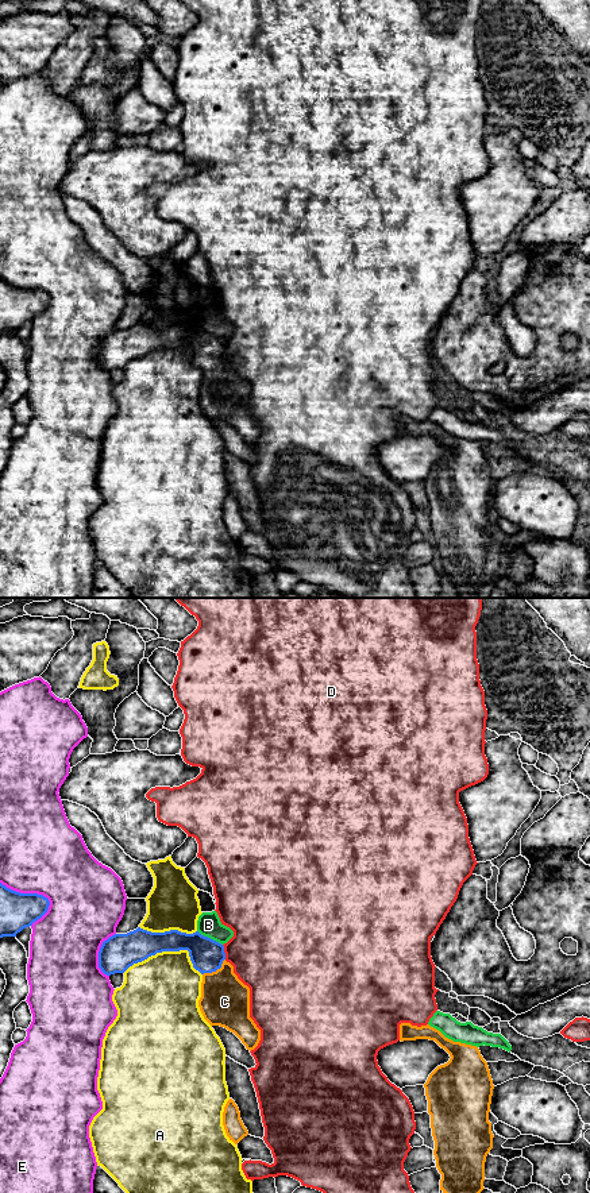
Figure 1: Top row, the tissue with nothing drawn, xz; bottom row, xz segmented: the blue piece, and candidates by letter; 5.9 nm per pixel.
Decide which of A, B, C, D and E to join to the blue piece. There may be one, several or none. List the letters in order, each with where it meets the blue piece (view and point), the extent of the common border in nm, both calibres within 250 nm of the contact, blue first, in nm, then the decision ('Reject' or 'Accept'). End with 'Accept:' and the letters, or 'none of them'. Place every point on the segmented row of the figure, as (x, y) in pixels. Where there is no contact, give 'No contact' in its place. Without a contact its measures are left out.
A: Touches blue at xz (168, 950). Shared border 480 nm. Thickness 200 nm (blue) against 440 nm. Reject
B: Touches blue at xz (209, 938). Shared border 180 nm. Thickness 200 nm (blue) against 140 nm. Reject
C: Touches blue at xz (215, 970). Shared border 170 nm. Thickness 200 nm (blue) against 300 nm. Accept
D: Touches blue at xz (223, 952). Shared border 90 nm. Thickness 200 nm (blue) against 420 nm. Reject
E: Touches blue at xz (30, 894). Shared border 340 nm. Thickness 220 nm (blue) against 480 nm. Reject
Accept: C

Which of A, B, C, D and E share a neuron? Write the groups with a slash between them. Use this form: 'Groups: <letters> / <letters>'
Groups: A / B / C / D / E

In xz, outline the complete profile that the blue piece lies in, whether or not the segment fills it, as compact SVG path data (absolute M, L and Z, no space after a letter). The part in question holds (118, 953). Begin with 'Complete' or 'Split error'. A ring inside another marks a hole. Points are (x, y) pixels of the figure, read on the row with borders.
Split error. M138 927L127 934L115 934L103 942L99 951L99 968L107 976L124 973L134 964L142 962L162 951L188 950L193 968L203 974L200 1011L211 1026L220 1026L234 1032L247 1050L254 1050L261 1041L261 1030L250 1018L250 988L234 973L234 966L225 961L224 946L198 931L193 934L170 930L151 933Z

